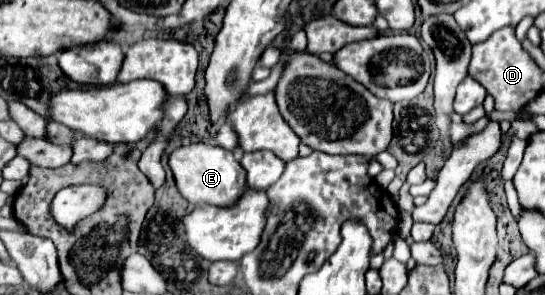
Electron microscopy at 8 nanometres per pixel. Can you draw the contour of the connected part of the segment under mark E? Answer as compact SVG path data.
M214 144L180 146L170 154L168 164L174 172L174 180L180 194L190 204L210 204L218 208L230 208L242 198L246 190L246 170L240 166L234 152L224 150L220 146Z

